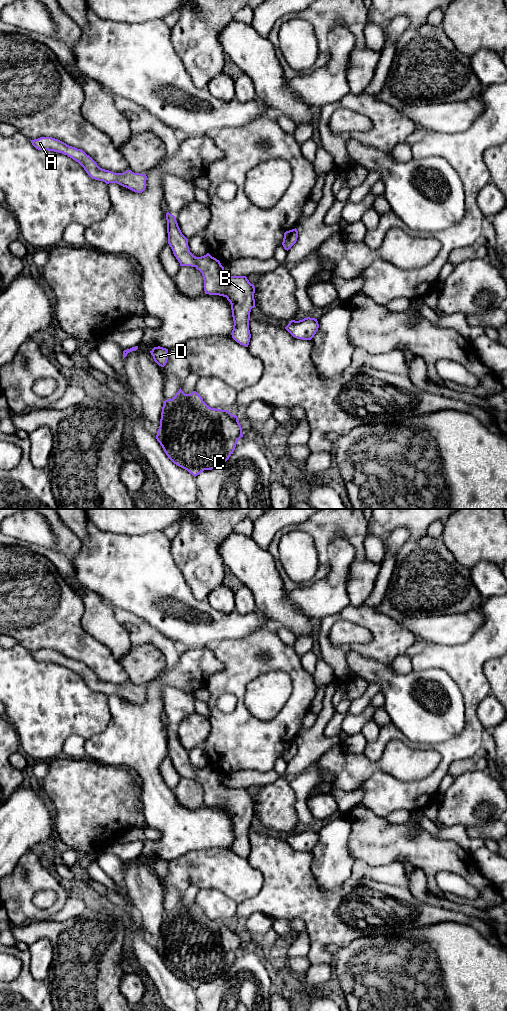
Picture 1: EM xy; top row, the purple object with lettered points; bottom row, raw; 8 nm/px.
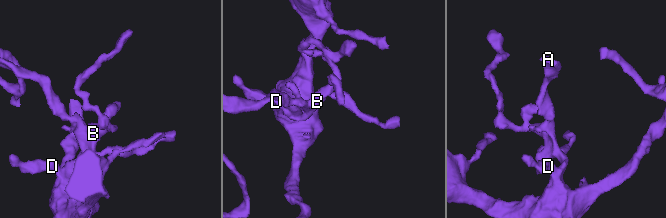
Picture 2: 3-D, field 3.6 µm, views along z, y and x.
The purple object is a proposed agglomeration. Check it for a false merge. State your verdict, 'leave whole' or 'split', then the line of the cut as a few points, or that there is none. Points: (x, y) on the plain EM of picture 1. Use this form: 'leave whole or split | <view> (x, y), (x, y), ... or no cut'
leave whole | no cut

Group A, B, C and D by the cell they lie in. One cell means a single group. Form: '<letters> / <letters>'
A B C D

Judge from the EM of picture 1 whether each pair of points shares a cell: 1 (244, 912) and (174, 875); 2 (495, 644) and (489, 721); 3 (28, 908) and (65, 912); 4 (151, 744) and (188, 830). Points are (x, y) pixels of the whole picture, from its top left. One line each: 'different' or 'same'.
1: different
2: different
3: different
4: same

